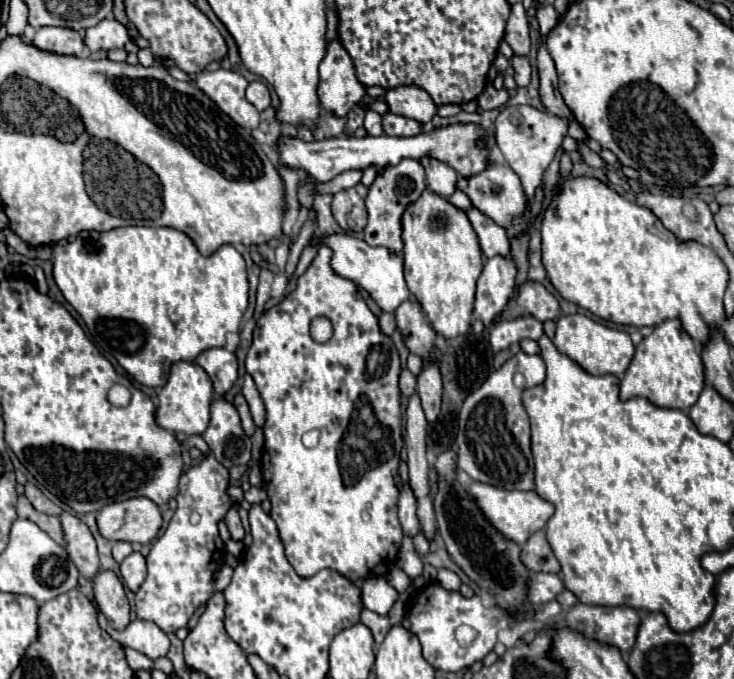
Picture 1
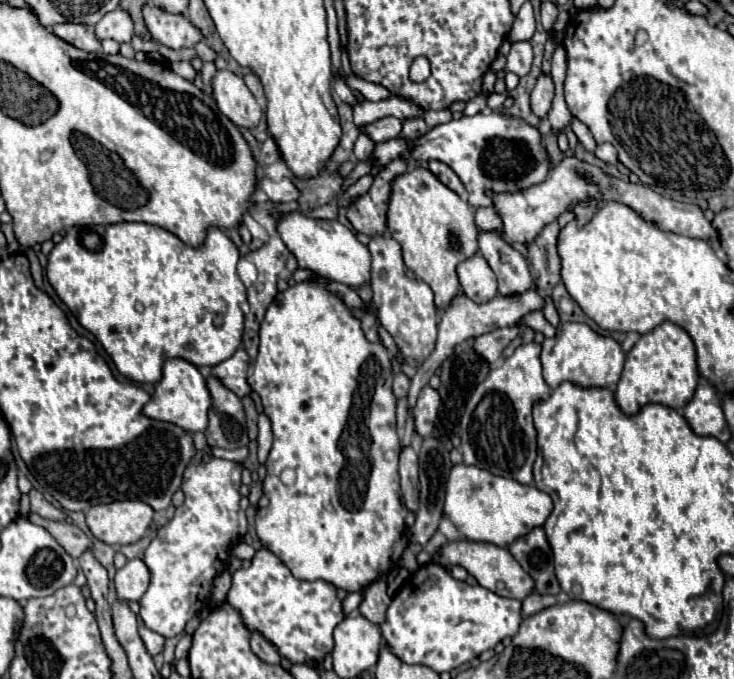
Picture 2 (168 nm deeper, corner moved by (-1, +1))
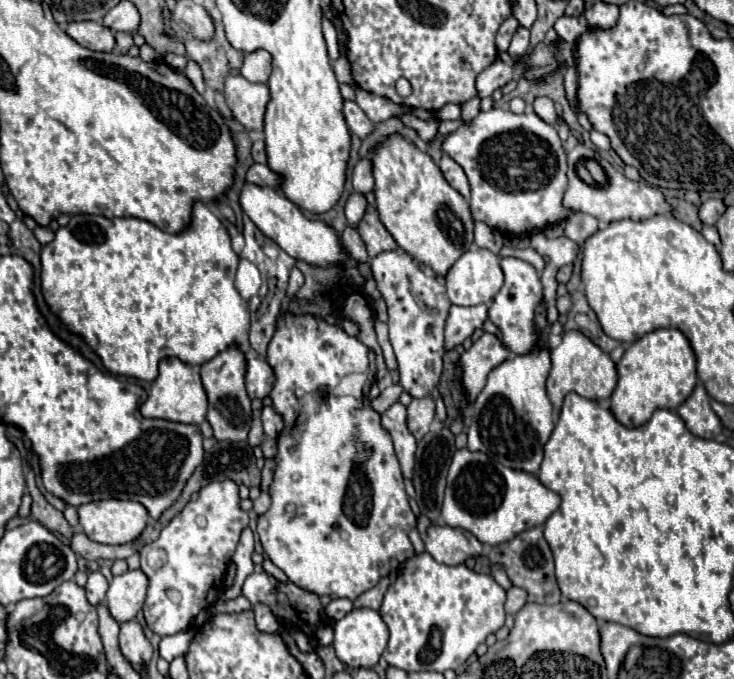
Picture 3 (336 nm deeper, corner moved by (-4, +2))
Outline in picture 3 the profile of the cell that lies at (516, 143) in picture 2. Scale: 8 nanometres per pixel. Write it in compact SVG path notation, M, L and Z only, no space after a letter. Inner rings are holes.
M492 108L488 112L480 112L474 120L462 122L458 130L446 136L442 142L442 152L448 154L454 162L462 166L468 176L472 198L470 208L474 220L486 222L490 228L500 230L508 236L528 234L528 228L542 230L548 224L554 224L568 216L562 208L562 194L566 184L566 152L556 134L556 128L546 124L534 112L514 114L510 110Z

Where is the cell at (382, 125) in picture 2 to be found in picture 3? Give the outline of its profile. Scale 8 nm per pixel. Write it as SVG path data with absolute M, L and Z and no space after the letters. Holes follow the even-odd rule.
M344 102L344 118L346 118L350 132L360 138L366 138L368 134L374 132L374 122L368 120L368 116L364 116L364 112L360 112L356 102Z

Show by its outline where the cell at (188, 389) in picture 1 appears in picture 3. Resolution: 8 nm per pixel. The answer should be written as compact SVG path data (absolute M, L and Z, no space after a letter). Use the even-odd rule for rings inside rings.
M164 358L160 360L160 374L152 382L152 390L148 400L140 406L144 418L164 418L170 422L182 424L202 424L206 420L208 398L200 380L200 372L178 358Z

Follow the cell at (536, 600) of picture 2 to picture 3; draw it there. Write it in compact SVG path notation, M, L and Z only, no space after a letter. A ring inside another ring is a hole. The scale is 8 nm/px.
M512 586L508 592L506 592L506 612L508 614L516 614L528 600L528 592L524 592L522 588L516 588Z

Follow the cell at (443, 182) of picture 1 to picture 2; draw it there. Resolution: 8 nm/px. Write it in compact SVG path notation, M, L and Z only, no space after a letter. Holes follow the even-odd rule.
M429 161L429 171L431 171L443 185L447 185L451 191L455 191L459 197L467 199L465 187L461 185L461 179L459 179L457 173L453 173L453 169L449 169L445 163L441 163L441 161Z

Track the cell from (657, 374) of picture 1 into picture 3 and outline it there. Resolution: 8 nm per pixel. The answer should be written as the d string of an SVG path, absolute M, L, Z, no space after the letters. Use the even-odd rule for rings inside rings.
M658 328L636 342L624 352L618 368L618 386L612 394L610 410L620 424L634 428L650 420L656 408L676 410L692 394L696 386L696 356L688 338L678 328Z

